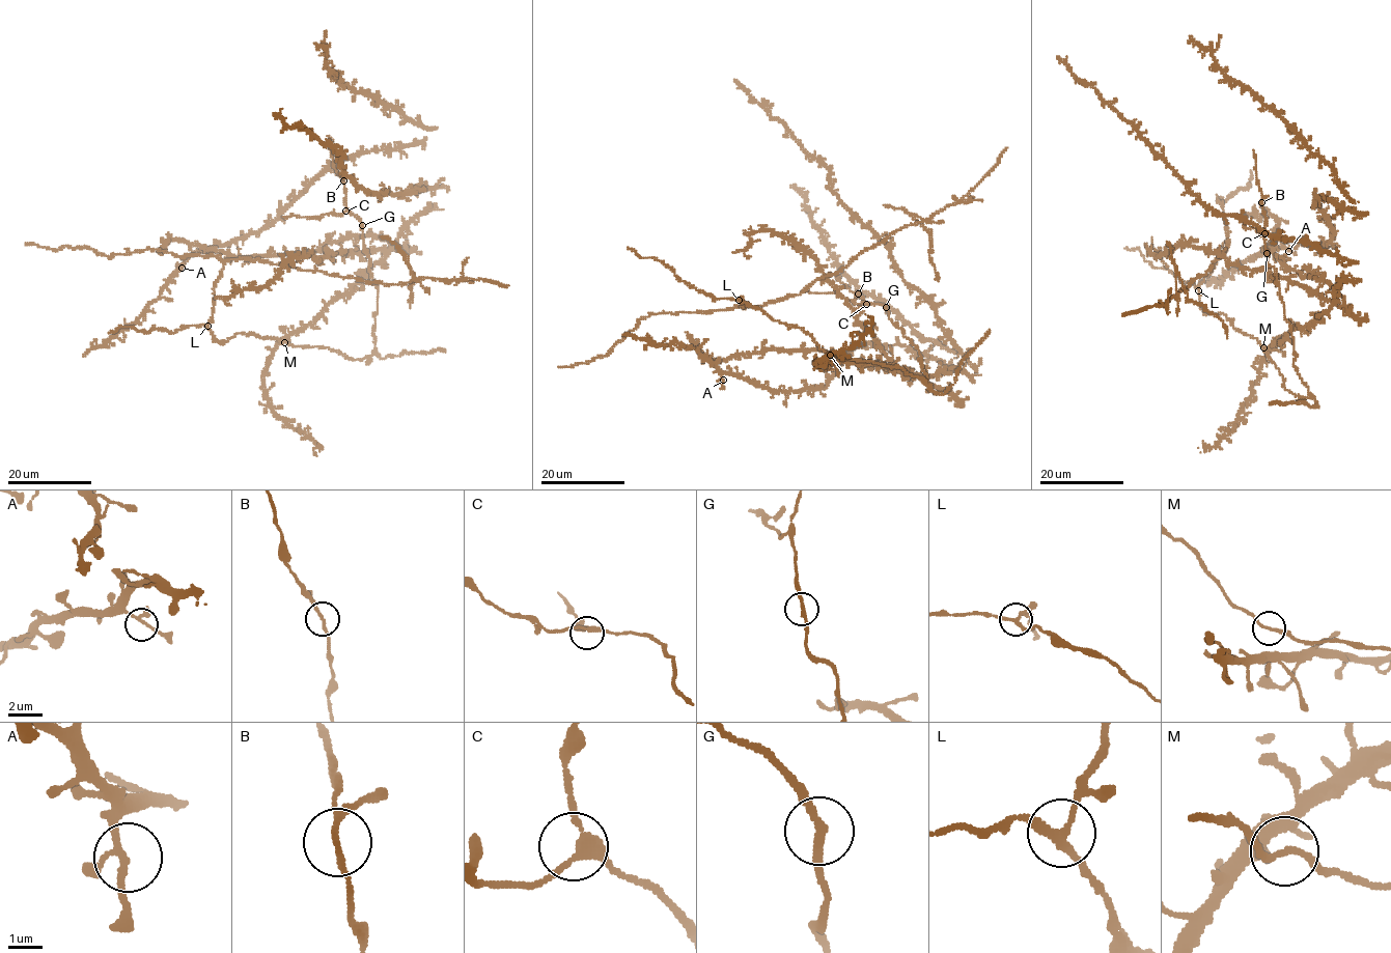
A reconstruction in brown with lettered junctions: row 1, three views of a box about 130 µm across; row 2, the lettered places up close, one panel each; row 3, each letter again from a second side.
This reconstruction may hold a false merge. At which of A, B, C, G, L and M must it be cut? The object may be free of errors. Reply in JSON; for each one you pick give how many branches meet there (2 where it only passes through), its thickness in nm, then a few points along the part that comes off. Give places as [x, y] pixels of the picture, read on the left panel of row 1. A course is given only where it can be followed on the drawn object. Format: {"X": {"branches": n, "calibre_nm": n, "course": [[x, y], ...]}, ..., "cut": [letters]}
{"L": {"branches": 3, "calibre_nm": 180, "course": [[206, 326], [215, 283], [230, 259], [395, 284], [413, 278], [406, 256], [416, 279], [410, 308]]}, "cut": ["L"]}

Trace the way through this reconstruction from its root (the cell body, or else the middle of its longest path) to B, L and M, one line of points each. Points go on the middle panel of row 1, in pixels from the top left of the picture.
B: (878, 365), (934, 386), (892, 366), (830, 361), (901, 367), (929, 385), (918, 347), (884, 306), (858, 293)
L: (878, 365), (920, 375), (934, 386), (926, 375), (908, 375), (892, 366), (832, 363), (808, 334), (738, 300)
M: (878, 365), (920, 375), (934, 386), (926, 375), (908, 375), (877, 364), (832, 363), (830, 355)

